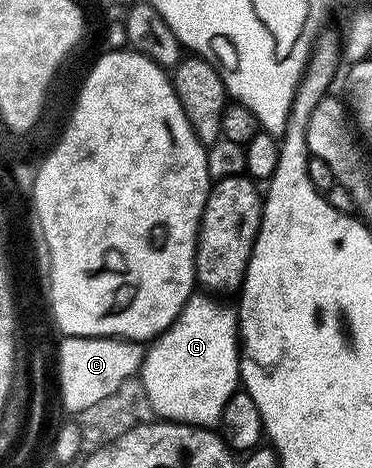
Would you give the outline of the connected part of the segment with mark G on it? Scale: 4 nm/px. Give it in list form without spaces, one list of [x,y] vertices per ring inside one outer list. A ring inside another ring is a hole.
[[[209,292],[189,295],[177,319],[152,339],[139,371],[147,400],[151,400],[158,419],[210,428],[220,423],[227,400],[239,389],[240,376],[238,311]]]

